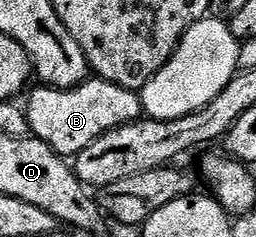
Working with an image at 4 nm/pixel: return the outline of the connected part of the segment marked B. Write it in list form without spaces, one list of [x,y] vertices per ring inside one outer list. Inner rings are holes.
[[[89,78],[76,88],[34,88],[27,93],[26,103],[31,135],[65,158],[75,158],[94,142],[94,138],[144,116],[139,91],[112,84],[109,80]]]

